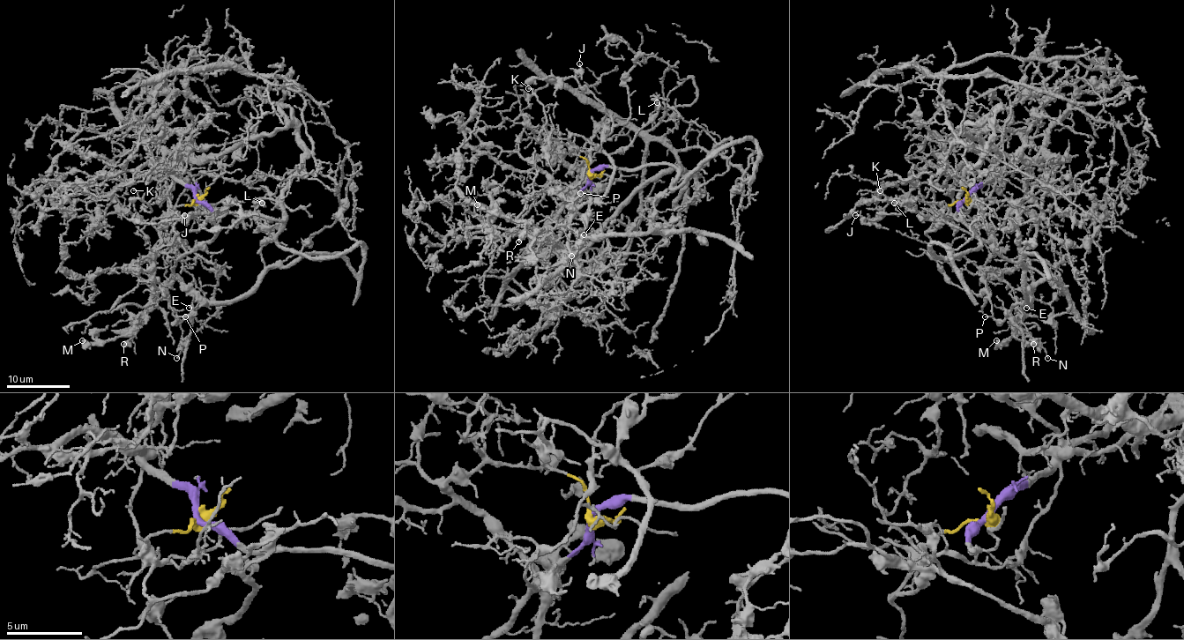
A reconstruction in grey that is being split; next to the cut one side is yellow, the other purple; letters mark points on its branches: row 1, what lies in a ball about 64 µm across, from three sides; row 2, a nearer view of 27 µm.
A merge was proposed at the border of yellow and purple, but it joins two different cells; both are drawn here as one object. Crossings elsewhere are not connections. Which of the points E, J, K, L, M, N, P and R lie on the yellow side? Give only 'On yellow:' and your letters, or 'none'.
On yellow: E, J, L, M, N, P, R

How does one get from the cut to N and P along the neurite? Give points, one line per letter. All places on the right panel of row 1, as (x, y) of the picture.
N: (965, 199), (942, 209), (925, 232), (943, 221), (961, 227), (1043, 276), (1011, 322), (1047, 358)
P: (965, 199), (942, 209), (925, 232), (943, 221), (961, 227), (1043, 276), (1023, 303), (999, 320), (985, 317)

